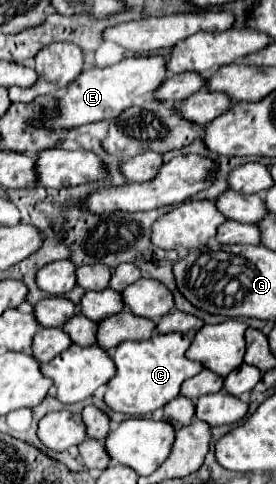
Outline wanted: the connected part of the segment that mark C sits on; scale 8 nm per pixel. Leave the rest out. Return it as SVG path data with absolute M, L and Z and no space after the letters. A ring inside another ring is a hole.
M153 333L145 341L119 343L113 355L117 373L107 383L107 393L103 397L107 407L111 411L119 411L125 415L135 415L135 417L147 415L159 407L165 407L171 399L179 395L181 383L203 369L201 363L189 361L185 357L189 343L191 343L191 337L183 333L167 333L167 335Z

